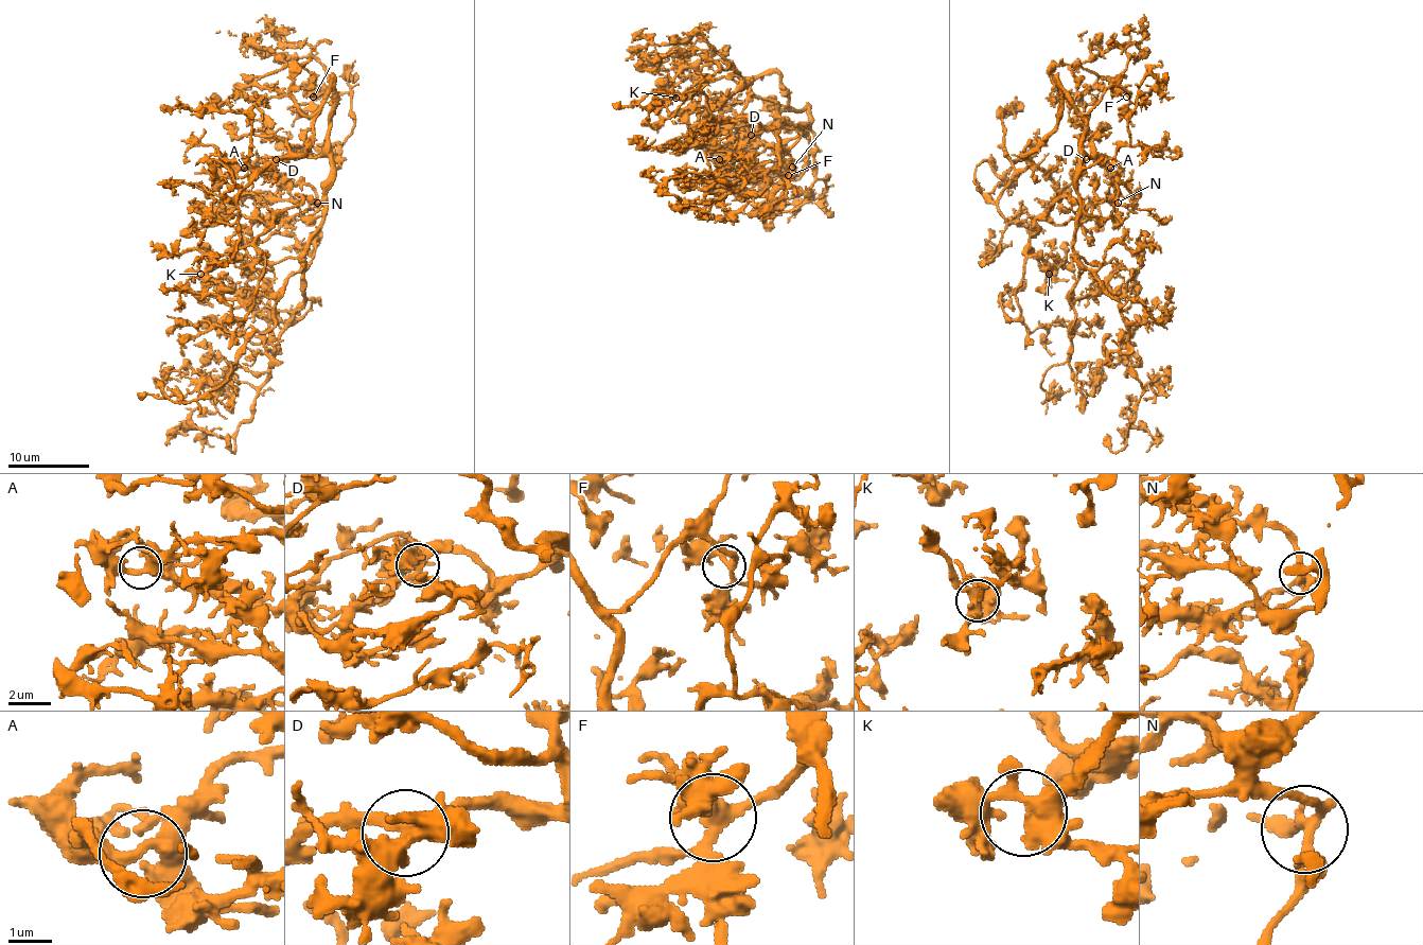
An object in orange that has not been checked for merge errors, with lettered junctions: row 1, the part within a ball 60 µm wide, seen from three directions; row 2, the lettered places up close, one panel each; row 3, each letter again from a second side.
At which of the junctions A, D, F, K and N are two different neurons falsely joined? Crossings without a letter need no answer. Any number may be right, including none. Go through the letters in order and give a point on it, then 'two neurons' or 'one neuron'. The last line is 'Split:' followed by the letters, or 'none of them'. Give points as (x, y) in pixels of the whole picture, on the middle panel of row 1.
A: (719, 159) | one neuron
D: (751, 135) | one neuron
F: (788, 175) | one neuron
K: (675, 98) | one neuron
N: (792, 167) | one neuron
Split: none of them

